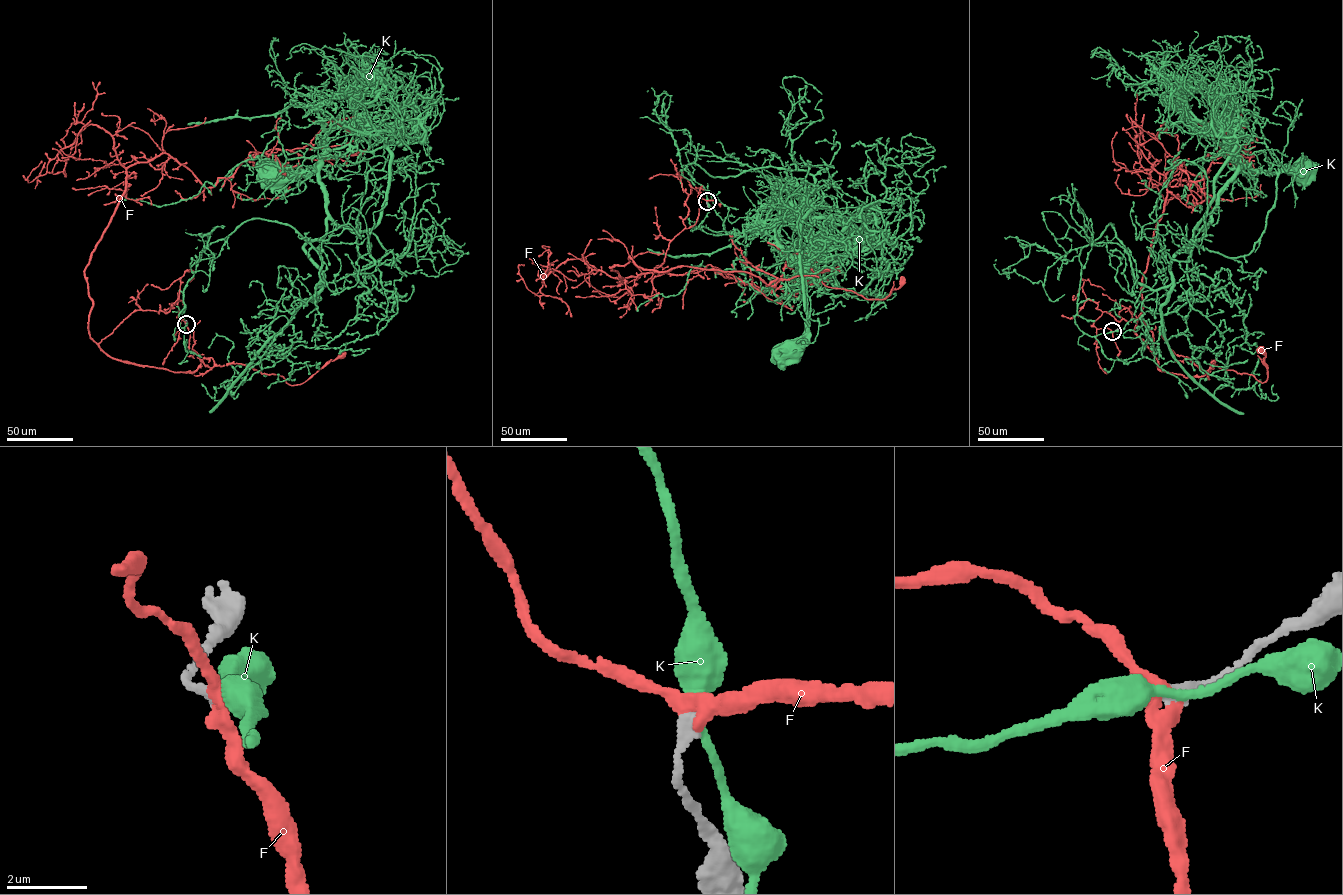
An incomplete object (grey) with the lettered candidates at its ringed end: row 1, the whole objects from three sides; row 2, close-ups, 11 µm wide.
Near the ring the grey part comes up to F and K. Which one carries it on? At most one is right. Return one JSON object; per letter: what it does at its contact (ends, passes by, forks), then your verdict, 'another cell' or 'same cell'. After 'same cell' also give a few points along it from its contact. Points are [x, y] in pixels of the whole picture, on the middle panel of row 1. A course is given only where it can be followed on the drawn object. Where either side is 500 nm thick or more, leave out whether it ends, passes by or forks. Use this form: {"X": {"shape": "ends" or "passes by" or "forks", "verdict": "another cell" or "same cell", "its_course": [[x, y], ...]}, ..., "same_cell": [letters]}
{"F": {"shape": "passes by", "verdict": "same cell", "its_course": [[707, 201], [690, 186], [685, 228], [653, 270], [749, 272], [773, 286], [816, 276], [868, 299], [902, 281]]}, "K": {"shape": "passes by", "verdict": "another cell"}, "same_cell": ["F"]}

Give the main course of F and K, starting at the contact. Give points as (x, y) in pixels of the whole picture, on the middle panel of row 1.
F: (707, 201), (690, 186), (685, 228), (653, 270), (749, 272), (773, 286), (816, 276), (868, 299), (902, 281)
K: (707, 201), (681, 166), (813, 177), (827, 207), (803, 226), (822, 241), (804, 277), (807, 332), (791, 350)

